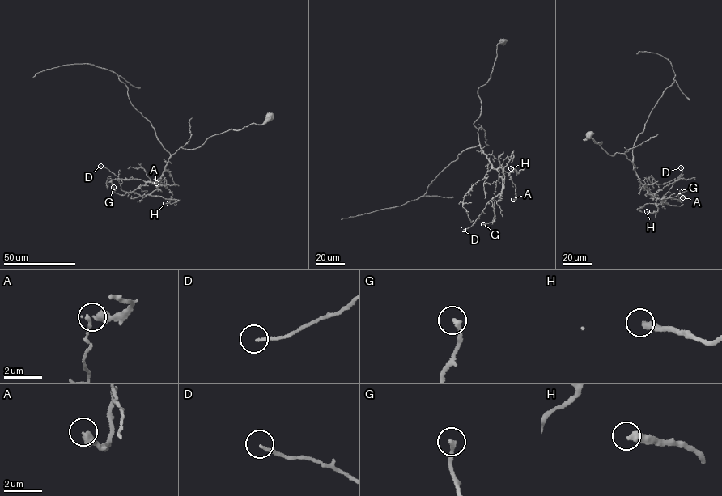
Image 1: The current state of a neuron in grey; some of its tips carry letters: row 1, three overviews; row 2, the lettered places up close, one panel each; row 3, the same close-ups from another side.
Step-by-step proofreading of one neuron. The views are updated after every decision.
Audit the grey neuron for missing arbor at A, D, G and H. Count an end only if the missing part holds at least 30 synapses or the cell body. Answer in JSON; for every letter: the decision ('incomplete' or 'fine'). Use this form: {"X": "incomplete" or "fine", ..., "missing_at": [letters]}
{"A": "fine", "D": "fine", "G": "fine", "H": "fine", "missing_at": []}

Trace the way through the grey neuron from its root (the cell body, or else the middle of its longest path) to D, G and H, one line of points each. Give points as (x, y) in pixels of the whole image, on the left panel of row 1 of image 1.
D: (269, 116), (195, 148), (181, 147), (144, 197), (121, 189), (117, 176), (100, 166)
G: (269, 116), (195, 148), (181, 147), (144, 197), (113, 187)
H: (269, 116), (262, 124), (212, 135), (195, 148), (180, 148), (168, 158), (158, 183), (172, 193), (165, 203)

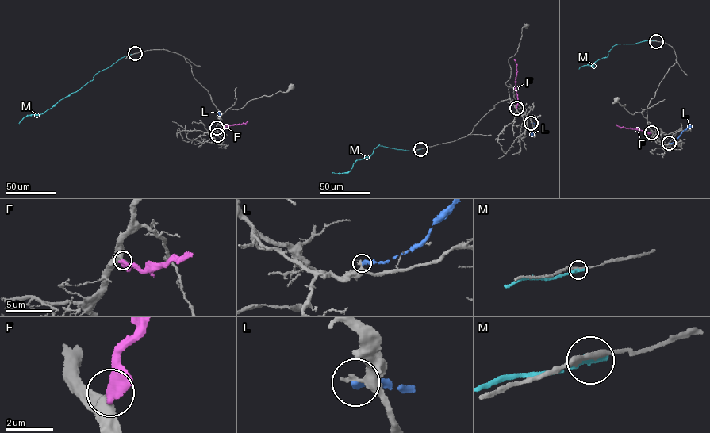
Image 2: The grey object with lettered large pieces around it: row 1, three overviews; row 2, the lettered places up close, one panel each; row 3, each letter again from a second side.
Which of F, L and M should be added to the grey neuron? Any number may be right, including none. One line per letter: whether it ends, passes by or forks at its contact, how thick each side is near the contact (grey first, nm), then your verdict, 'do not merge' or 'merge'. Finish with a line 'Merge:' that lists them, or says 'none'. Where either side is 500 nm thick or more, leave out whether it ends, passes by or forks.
F: it ends | 480/400 nm | do not merge
L: it ends | 240/320 nm | do not merge
M: it ends | 220/360 nm | do not merge
Merge: none

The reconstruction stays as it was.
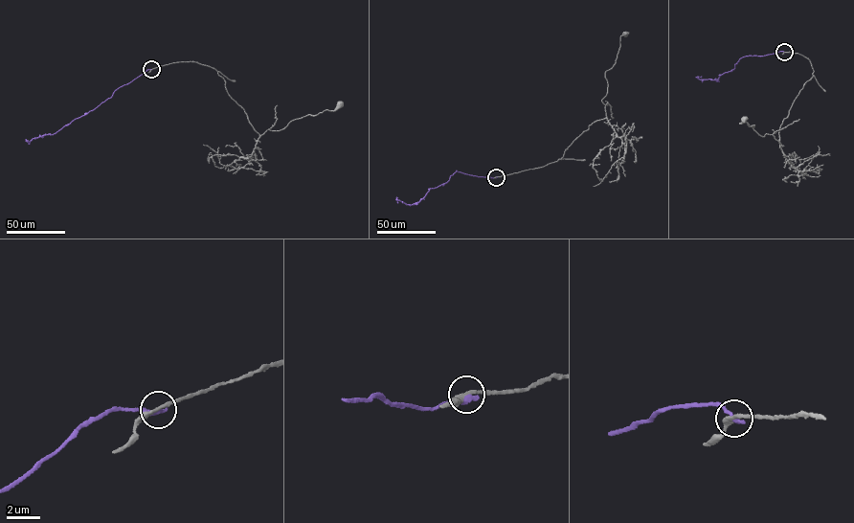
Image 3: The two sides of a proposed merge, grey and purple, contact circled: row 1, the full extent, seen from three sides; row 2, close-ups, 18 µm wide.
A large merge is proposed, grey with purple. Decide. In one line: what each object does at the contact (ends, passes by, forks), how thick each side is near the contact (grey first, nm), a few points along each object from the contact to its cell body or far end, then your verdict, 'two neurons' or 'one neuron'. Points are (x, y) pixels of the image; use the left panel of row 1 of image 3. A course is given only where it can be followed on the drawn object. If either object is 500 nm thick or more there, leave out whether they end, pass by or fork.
grey passes by; purple ends there; 240 nm thick on the grey side, 320 nm on the other; grey runs (152, 69), (193, 61), (213, 68), (260, 135), (269, 128), (283, 129), (295, 119), (335, 110), (340, 104); purple runs (152, 69), (119, 87), (111, 97), (56, 133), (29, 142), (26, 139); two neurons

